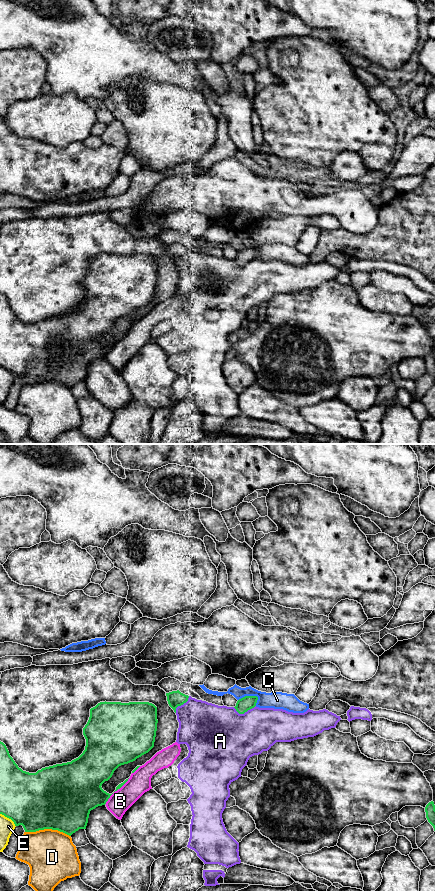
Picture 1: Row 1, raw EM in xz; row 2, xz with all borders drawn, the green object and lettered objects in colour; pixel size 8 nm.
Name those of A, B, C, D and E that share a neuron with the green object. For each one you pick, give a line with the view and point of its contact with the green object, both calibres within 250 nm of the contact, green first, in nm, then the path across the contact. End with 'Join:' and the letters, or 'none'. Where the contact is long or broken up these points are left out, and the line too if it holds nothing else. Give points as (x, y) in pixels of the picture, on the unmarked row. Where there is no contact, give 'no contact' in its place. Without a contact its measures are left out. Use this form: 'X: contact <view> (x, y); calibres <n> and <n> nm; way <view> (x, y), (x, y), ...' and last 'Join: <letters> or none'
Join: none

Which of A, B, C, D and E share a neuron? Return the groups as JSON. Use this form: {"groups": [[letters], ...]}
{"groups": [["A"], ["B"], ["C"], ["D"], ["E"]]}

